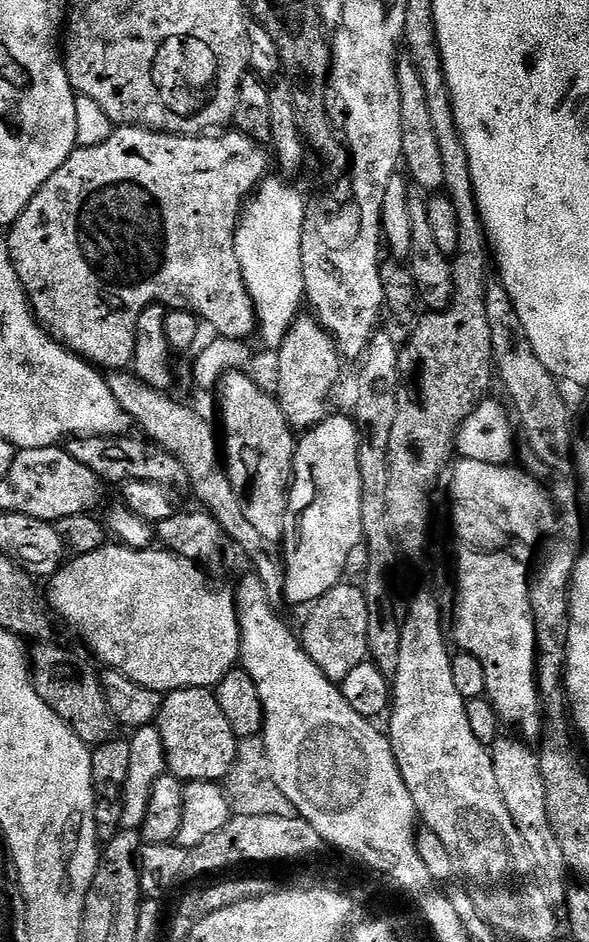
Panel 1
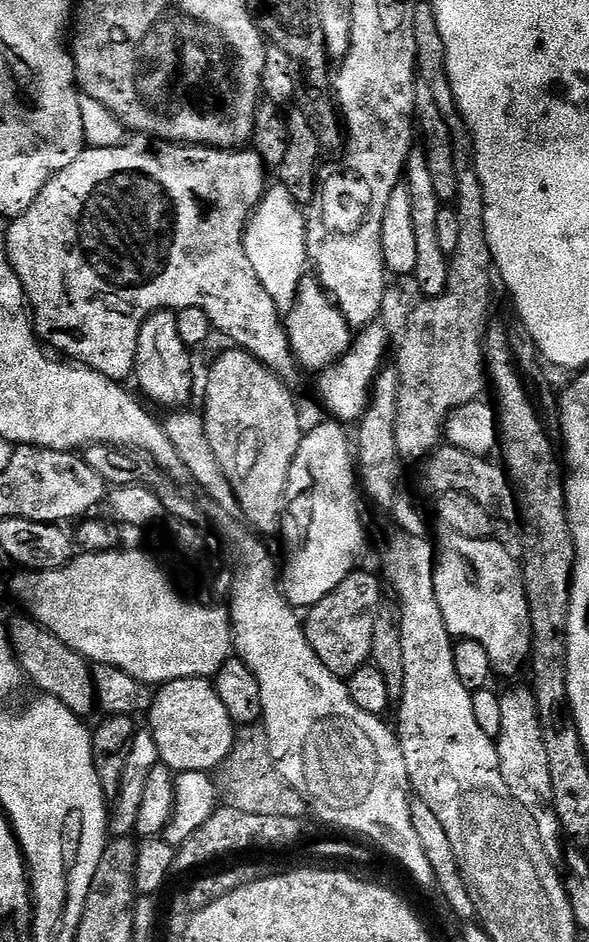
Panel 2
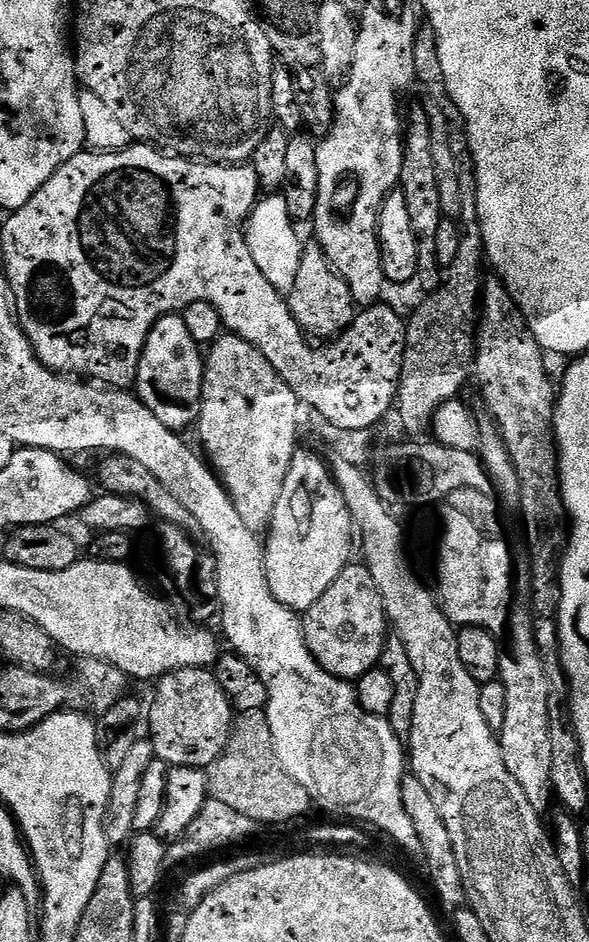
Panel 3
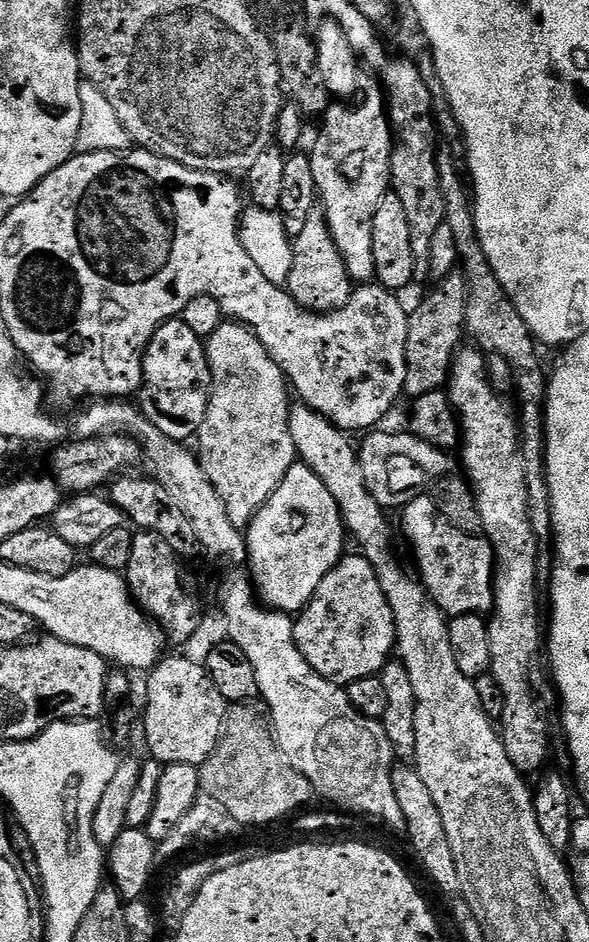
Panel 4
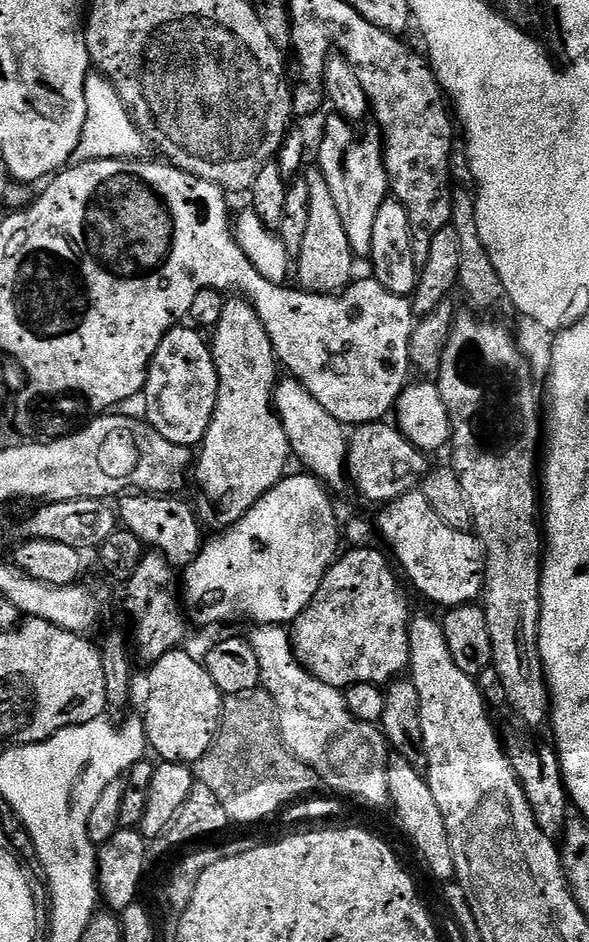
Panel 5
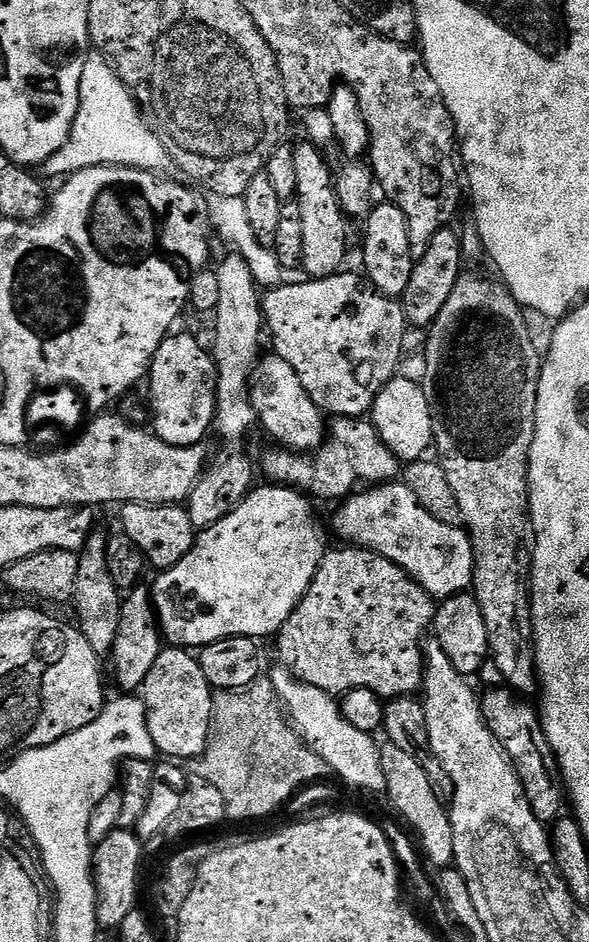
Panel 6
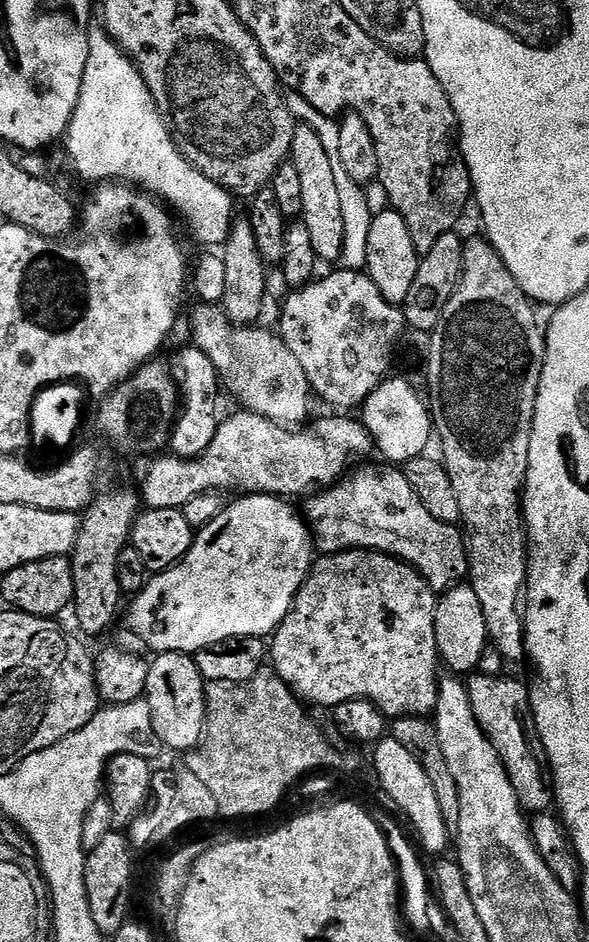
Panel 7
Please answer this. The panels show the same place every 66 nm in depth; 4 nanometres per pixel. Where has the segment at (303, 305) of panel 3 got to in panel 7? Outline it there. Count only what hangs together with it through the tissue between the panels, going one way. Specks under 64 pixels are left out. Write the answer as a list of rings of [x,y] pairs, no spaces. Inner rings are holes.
[[[297,123],[292,139],[290,162],[298,170],[300,185],[302,185],[302,210],[299,219],[310,233],[317,261],[339,261],[343,250],[343,234],[346,226],[343,224],[341,198],[338,195],[337,182],[333,175],[333,167],[326,155],[318,134],[309,125]]]

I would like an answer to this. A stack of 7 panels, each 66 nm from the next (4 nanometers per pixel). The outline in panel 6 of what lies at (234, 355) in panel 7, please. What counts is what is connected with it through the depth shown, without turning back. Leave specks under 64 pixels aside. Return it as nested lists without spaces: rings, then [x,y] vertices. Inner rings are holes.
[[[265,355],[258,365],[252,386],[252,404],[256,407],[259,423],[273,436],[277,445],[293,452],[311,453],[326,439],[326,416],[306,394],[302,378],[281,356]]]

